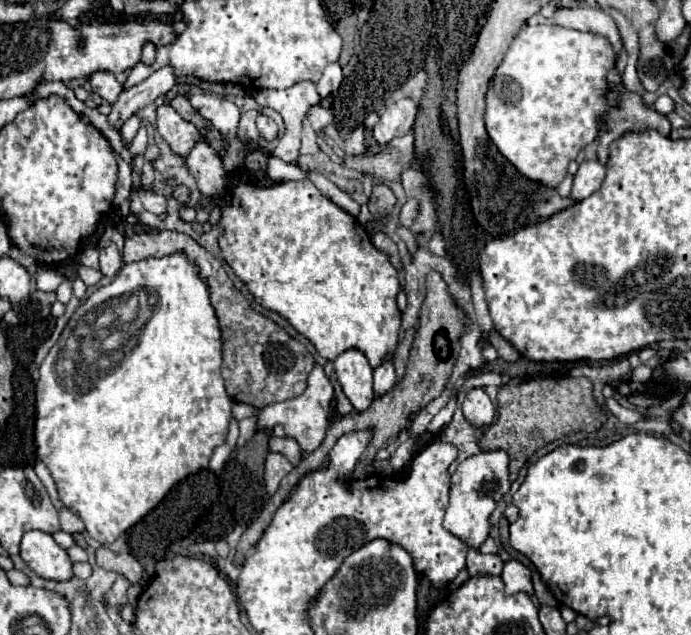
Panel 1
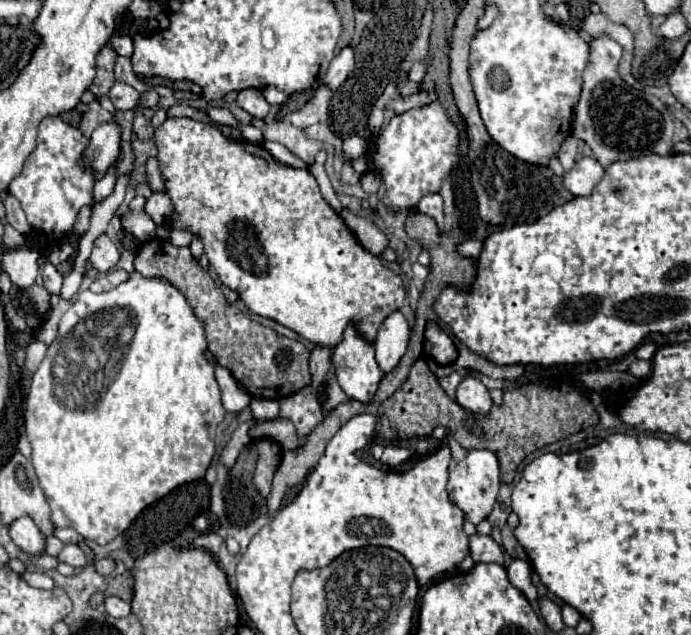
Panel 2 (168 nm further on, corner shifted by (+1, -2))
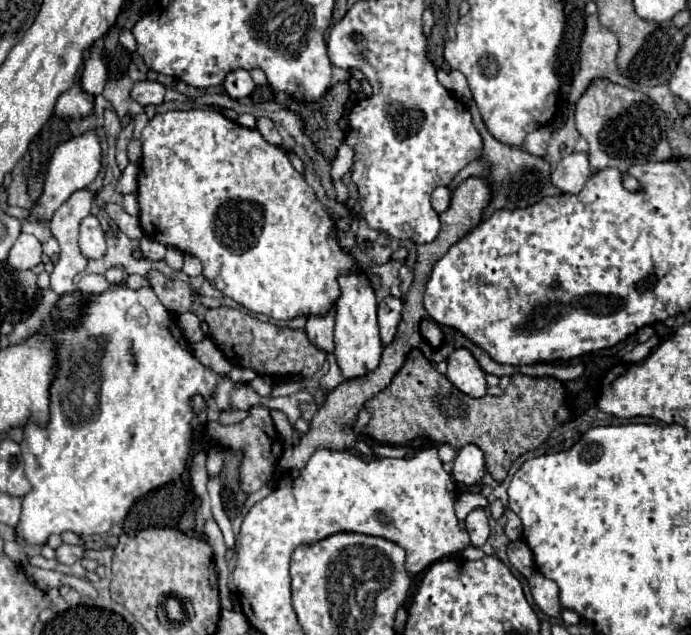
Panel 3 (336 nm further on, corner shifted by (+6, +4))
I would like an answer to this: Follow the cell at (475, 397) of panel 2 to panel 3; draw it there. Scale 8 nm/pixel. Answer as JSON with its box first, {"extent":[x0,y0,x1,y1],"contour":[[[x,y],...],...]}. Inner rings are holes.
{"extent":[448,348,486,398],"contour":[[[458,348],[448,356],[448,380],[464,394],[480,398],[486,394],[486,374],[470,350]]]}

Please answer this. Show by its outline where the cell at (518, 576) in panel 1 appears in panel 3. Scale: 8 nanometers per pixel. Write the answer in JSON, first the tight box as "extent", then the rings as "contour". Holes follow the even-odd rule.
{"extent":[506,540,536,578],"contour":[[[524,540],[510,542],[508,548],[506,548],[506,552],[508,552],[508,560],[510,560],[510,564],[512,564],[512,566],[522,574],[522,576],[530,578],[530,576],[534,574],[536,566],[534,566],[532,550],[528,548],[528,544],[526,544]]]}

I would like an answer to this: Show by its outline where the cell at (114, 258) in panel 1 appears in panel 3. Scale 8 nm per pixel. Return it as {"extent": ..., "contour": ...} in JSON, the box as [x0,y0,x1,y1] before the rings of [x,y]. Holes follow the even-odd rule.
{"extent":[78,214,106,258],"contour":[[[90,214],[80,222],[78,244],[80,244],[80,252],[86,258],[102,258],[104,256],[106,242],[104,242],[104,232],[102,232],[96,216]]]}

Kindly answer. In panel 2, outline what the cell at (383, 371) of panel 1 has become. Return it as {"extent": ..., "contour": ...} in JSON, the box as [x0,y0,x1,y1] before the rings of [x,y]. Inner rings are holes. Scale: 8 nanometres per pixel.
{"extent":[375,312,409,374],"contour":[[[393,312],[385,318],[375,340],[375,358],[383,374],[389,374],[401,360],[409,342],[409,326],[401,312]]]}

